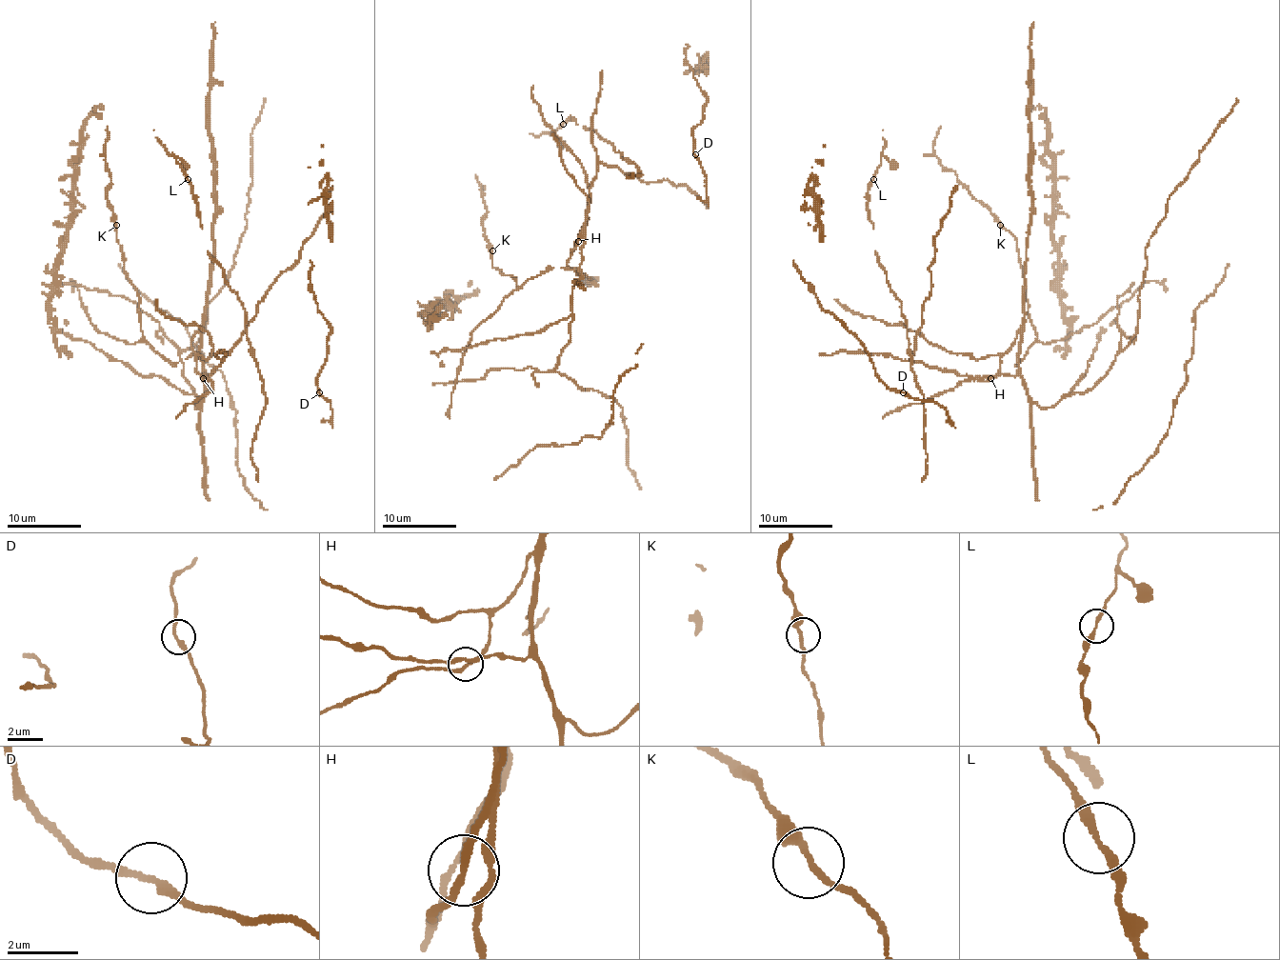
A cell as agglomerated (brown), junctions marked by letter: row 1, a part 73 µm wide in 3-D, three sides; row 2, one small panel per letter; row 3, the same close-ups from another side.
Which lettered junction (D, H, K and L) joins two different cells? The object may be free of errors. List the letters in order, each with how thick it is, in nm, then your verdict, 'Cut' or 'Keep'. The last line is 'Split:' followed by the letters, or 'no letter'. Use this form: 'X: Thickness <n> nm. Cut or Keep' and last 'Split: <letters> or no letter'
D: Thickness 200 nm. Keep
H: Thickness 200 nm. Keep
K: Thickness 220 nm. Keep
L: Thickness 200 nm. Keep
Split: no letter

